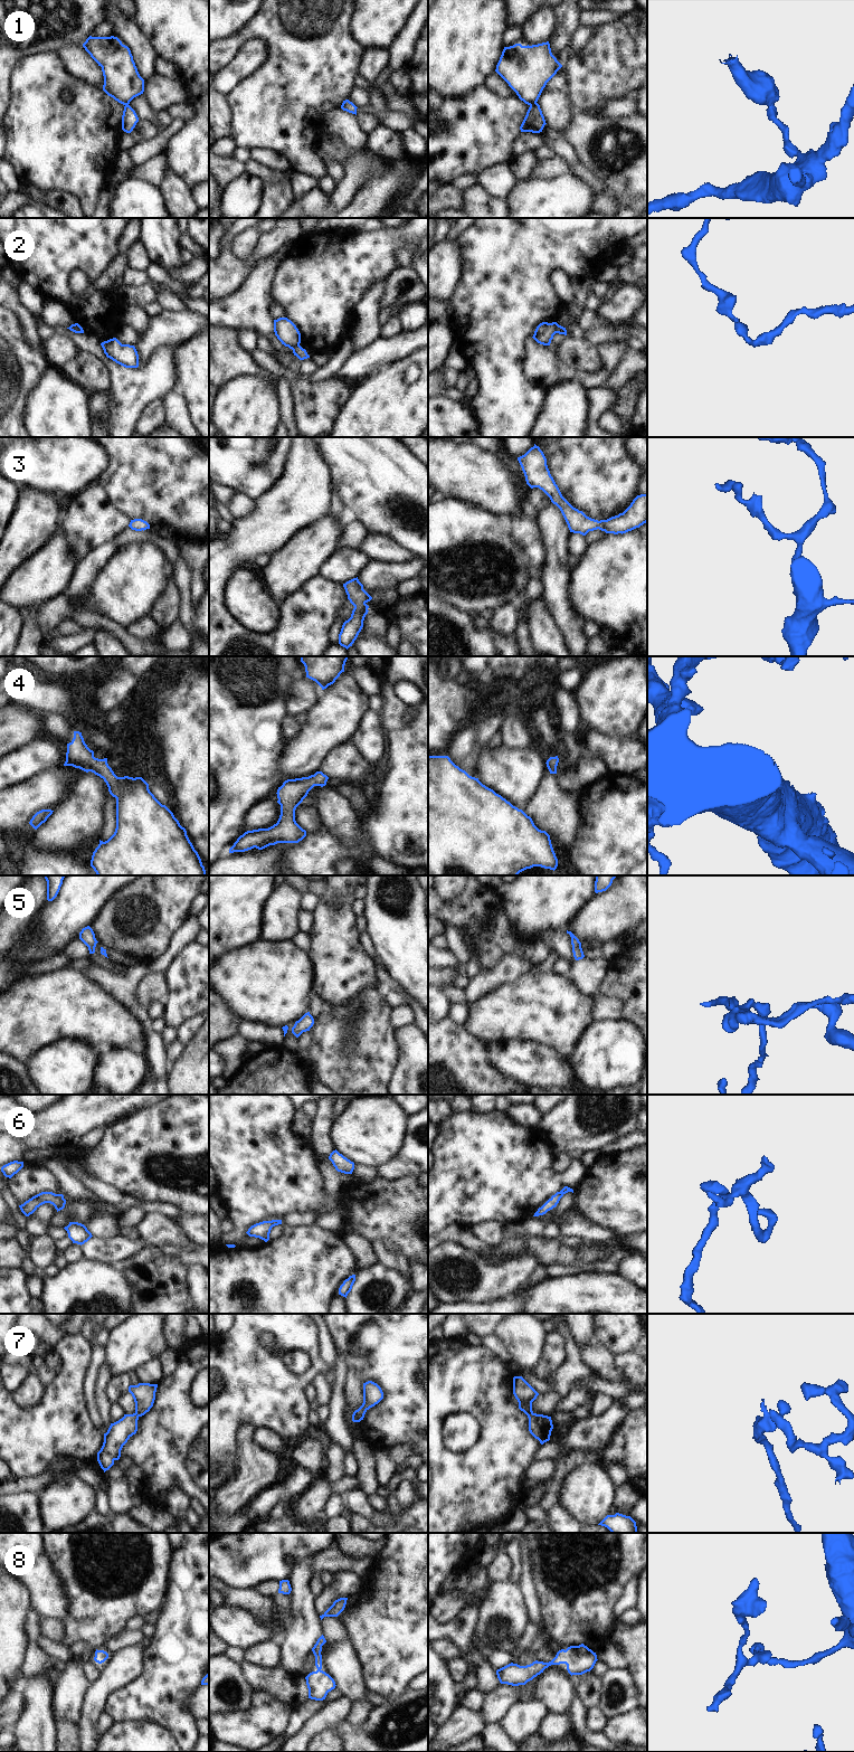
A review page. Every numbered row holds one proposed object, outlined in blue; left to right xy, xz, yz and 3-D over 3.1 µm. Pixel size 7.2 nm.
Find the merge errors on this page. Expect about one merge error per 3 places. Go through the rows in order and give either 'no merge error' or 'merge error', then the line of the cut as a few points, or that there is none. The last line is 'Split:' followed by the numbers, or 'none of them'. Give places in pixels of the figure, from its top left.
1: merge error | yz (535, 102), (530, 105)
2: merge error | yz (558, 324), (556, 332)
3: no merge error | no cut
4: no merge error | no cut
5: no merge error | no cut
6: no merge error | no cut
7: merge error | yz (532, 1412), (528, 1416)
8: no merge error | no cut
Split: 1, 2, 7

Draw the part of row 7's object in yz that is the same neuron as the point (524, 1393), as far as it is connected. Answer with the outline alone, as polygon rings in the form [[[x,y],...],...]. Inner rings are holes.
[[[513,1377],[513,1394],[519,1402],[519,1409],[526,1415],[533,1413],[532,1402],[539,1393],[522,1377]]]

